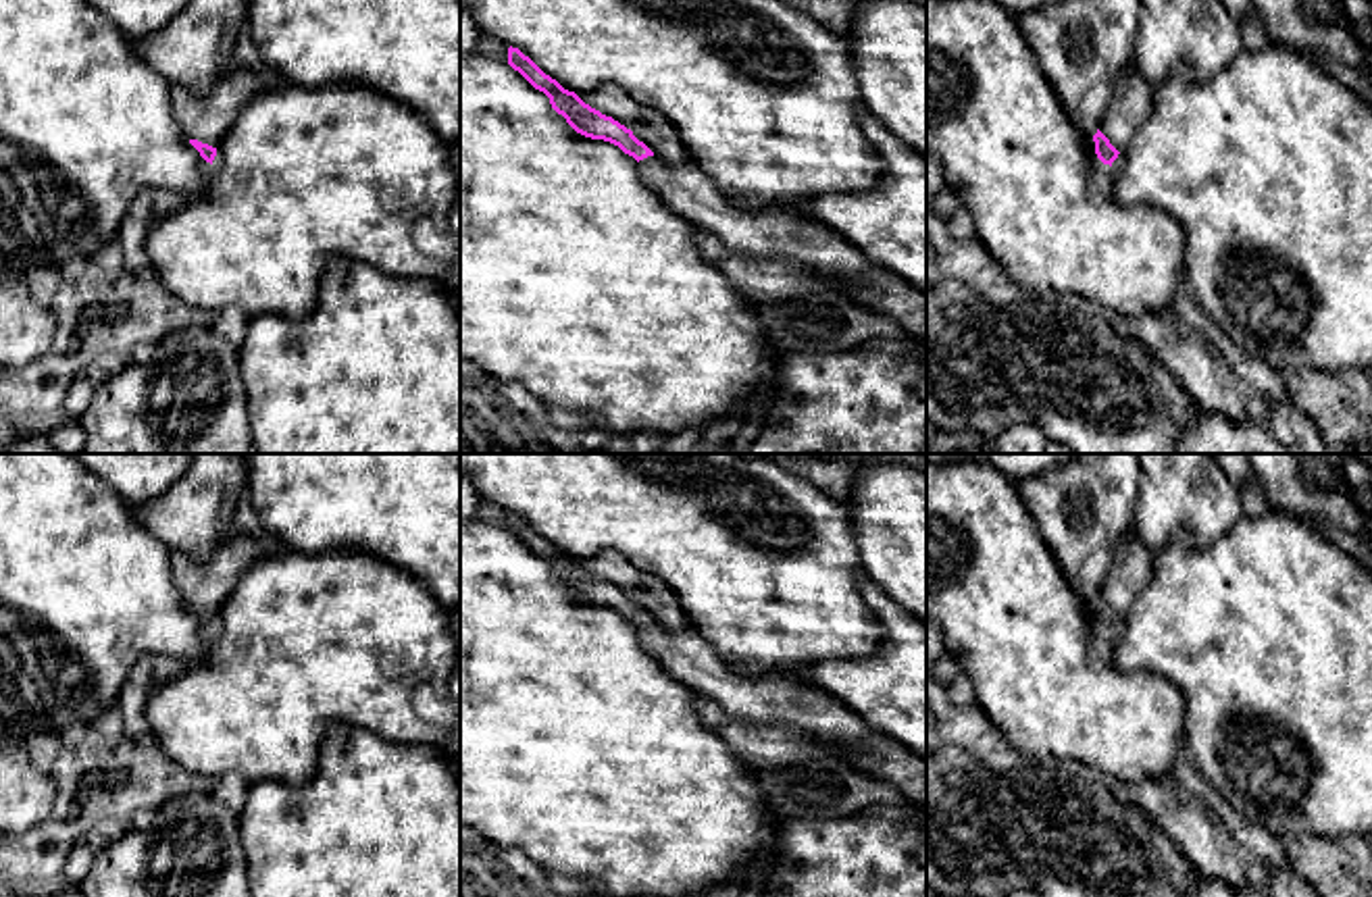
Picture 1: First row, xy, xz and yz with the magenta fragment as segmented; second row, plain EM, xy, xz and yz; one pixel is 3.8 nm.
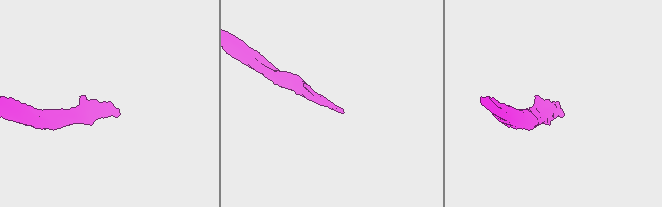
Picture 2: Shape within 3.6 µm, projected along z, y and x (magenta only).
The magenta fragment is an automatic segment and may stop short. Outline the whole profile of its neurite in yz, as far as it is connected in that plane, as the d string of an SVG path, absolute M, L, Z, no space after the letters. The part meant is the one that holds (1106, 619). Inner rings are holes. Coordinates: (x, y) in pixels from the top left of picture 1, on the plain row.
M1126 535L1112 554L1110 568L1093 601L1095 620L1110 631L1128 612L1135 597L1149 585L1153 574L1153 554L1137 535Z

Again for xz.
M508 514L508 531L543 558L577 599L610 608L633 622L643 651L693 693L743 720L789 724L837 745L847 764L893 785L906 803L926 812L926 760L872 728L837 697L777 674L749 676L733 670L697 631L660 626L631 595L564 556L518 514Z

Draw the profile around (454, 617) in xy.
M460 606L448 614L448 626L456 643L456 662L450 676L450 699L460 703Z

